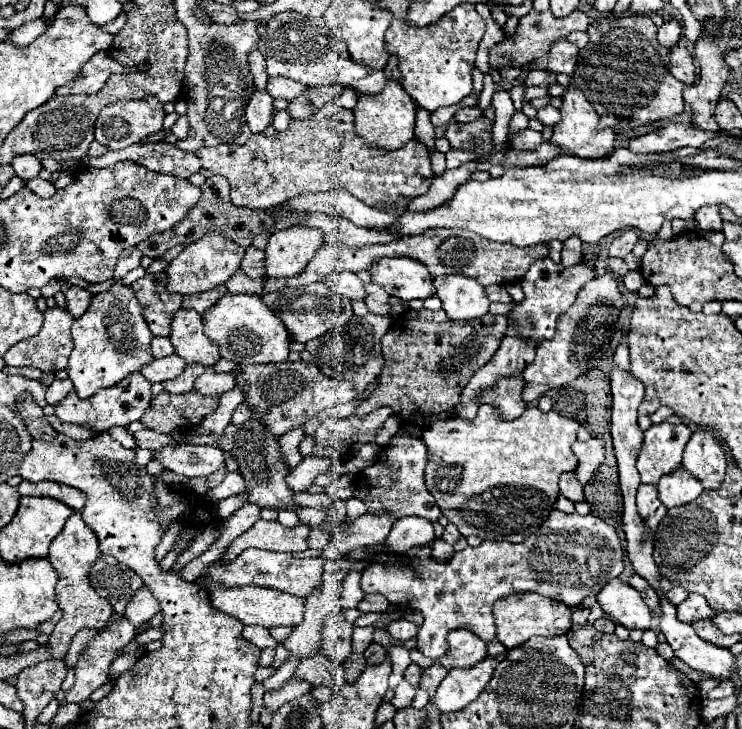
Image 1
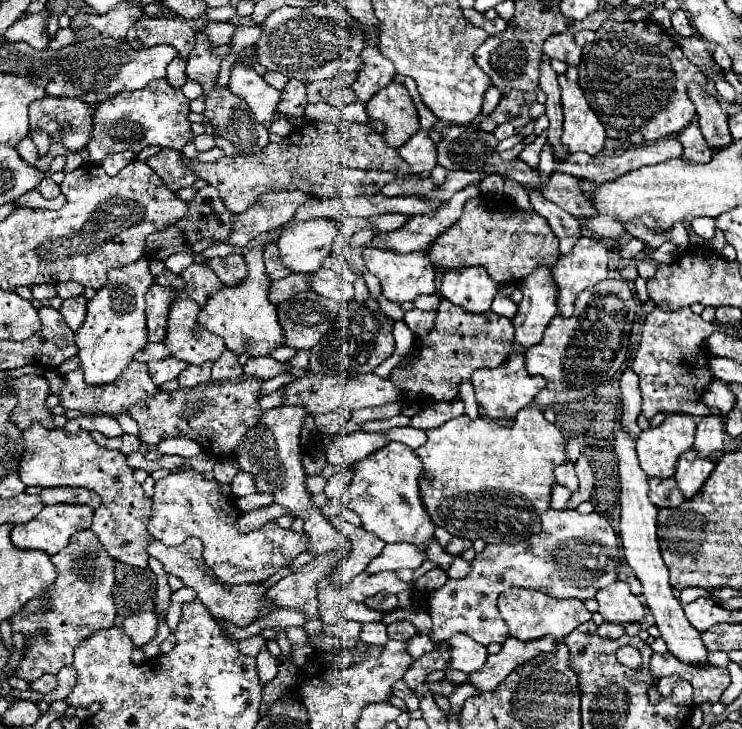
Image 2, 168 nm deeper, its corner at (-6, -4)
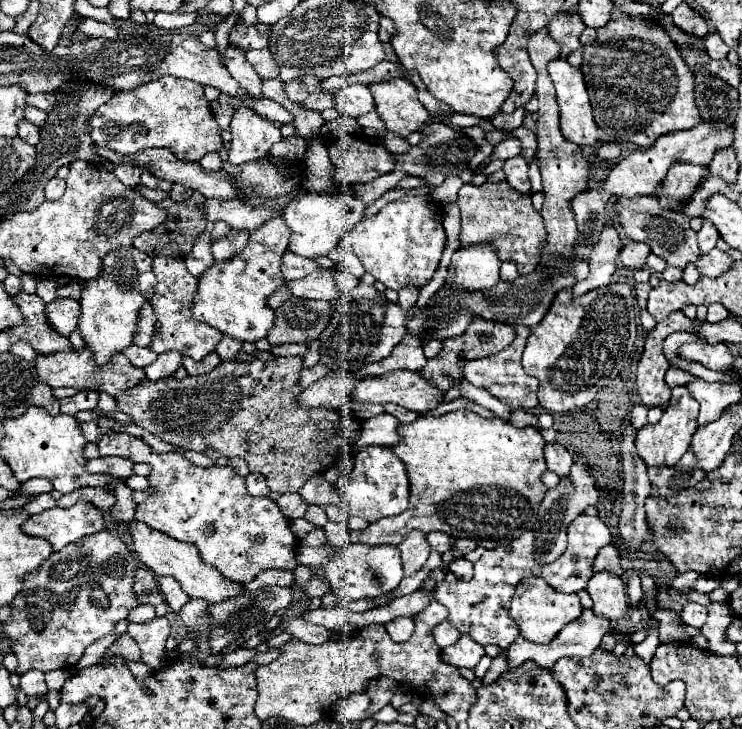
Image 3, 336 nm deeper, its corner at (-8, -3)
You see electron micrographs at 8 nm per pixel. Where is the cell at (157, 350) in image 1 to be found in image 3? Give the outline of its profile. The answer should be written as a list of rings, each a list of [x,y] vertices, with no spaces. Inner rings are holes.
[[[136,345],[126,347],[122,353],[128,357],[128,361],[130,361],[134,367],[140,367],[140,369],[144,369],[146,365],[150,365],[150,363],[158,357],[150,347],[136,347]]]

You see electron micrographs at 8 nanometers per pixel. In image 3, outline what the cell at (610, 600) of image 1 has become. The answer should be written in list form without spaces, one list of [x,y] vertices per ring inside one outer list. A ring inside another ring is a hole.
[[[606,571],[596,573],[588,581],[586,591],[594,601],[594,607],[592,607],[594,615],[610,619],[610,621],[618,621],[626,617],[630,605],[628,605],[624,581],[620,577]]]

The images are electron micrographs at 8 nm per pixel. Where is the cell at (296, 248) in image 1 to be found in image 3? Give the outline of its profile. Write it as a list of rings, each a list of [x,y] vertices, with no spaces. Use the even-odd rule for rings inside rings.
[[[304,193],[296,197],[282,215],[292,231],[290,251],[308,259],[314,259],[316,255],[328,255],[330,249],[334,249],[338,243],[340,235],[362,221],[364,209],[366,205],[350,193]]]

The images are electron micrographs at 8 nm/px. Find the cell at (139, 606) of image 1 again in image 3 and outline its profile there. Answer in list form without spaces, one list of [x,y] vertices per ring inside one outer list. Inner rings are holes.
[[[154,617],[150,623],[130,623],[128,633],[140,647],[140,661],[150,669],[156,669],[164,661],[166,639],[170,637],[168,617]]]

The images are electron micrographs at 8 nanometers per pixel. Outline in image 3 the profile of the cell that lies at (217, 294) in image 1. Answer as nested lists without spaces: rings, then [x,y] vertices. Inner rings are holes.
[[[204,231],[202,235],[198,235],[198,239],[196,239],[196,243],[194,243],[194,247],[192,247],[192,251],[184,257],[184,261],[186,261],[186,267],[188,267],[188,271],[192,273],[192,275],[200,275],[200,273],[204,273],[210,265],[212,265],[212,251],[210,251],[210,245],[212,245],[212,237],[210,237],[210,233],[208,231]]]

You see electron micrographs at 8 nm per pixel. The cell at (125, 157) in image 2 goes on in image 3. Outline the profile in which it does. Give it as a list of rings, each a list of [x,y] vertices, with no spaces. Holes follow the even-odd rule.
[[[116,165],[116,171],[114,175],[128,187],[136,187],[140,183],[140,167],[134,167],[134,165]]]

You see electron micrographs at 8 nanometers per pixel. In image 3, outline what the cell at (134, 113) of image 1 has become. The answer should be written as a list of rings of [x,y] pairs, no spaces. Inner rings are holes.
[[[162,77],[136,87],[136,91],[120,91],[108,103],[104,103],[96,115],[90,119],[90,137],[96,145],[120,151],[122,155],[132,155],[148,147],[166,147],[178,159],[198,163],[206,153],[220,153],[224,143],[220,137],[222,129],[216,123],[214,113],[210,113],[208,99],[204,97],[204,87],[194,81],[184,81],[178,77]]]

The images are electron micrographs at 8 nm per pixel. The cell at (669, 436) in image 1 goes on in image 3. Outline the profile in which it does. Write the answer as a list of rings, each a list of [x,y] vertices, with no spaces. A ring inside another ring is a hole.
[[[674,387],[672,397],[670,397],[668,405],[664,407],[662,419],[656,425],[644,425],[636,433],[636,449],[638,449],[638,455],[642,457],[642,461],[646,465],[654,465],[654,467],[674,465],[690,447],[690,439],[698,427],[698,421],[696,421],[698,409],[700,409],[698,403],[690,397],[686,387]]]

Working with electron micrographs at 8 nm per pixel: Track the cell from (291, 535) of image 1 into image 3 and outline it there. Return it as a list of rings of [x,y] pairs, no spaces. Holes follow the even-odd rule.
[[[108,433],[98,443],[101,457],[126,457],[132,459],[132,463],[148,463],[150,475],[148,475],[148,499],[136,507],[136,519],[146,523],[148,527],[162,531],[170,535],[172,539],[192,543],[202,555],[202,561],[218,569],[220,575],[224,575],[230,581],[246,583],[252,581],[258,573],[266,569],[296,569],[296,537],[290,531],[290,521],[282,515],[280,507],[270,497],[252,497],[248,495],[244,487],[244,477],[240,477],[230,467],[198,467],[192,461],[188,461],[180,453],[156,453],[146,441],[140,437],[132,437],[126,433]]]

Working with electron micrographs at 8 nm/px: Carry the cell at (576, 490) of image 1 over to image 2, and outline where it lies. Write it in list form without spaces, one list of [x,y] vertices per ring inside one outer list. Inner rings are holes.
[[[566,462],[566,464],[558,466],[558,468],[554,470],[554,476],[556,476],[558,484],[570,488],[572,492],[578,490],[578,476],[576,476],[576,472],[574,472],[574,464],[572,464],[572,462]]]

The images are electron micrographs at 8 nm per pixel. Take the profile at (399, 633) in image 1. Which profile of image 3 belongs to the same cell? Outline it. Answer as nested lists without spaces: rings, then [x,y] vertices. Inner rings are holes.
[[[400,617],[400,619],[394,619],[392,623],[386,623],[384,625],[388,635],[394,639],[394,641],[408,641],[412,631],[414,631],[414,621],[410,617]]]

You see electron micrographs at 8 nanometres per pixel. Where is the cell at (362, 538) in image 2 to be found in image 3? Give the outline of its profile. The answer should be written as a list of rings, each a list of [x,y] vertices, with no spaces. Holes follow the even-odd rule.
[[[452,411],[440,417],[422,415],[412,423],[398,425],[400,443],[390,449],[406,465],[410,479],[410,505],[404,513],[388,519],[380,519],[364,531],[350,531],[352,543],[368,545],[398,545],[408,531],[442,531],[454,539],[472,539],[484,549],[496,549],[518,539],[524,531],[534,527],[536,511],[544,499],[546,487],[540,475],[546,469],[544,463],[544,439],[534,427],[516,429],[504,419],[484,419],[472,411]]]

